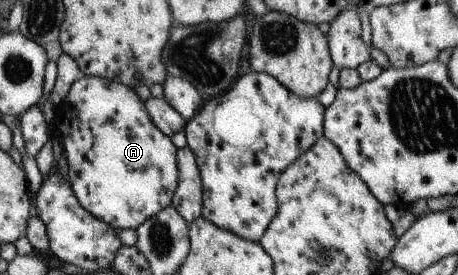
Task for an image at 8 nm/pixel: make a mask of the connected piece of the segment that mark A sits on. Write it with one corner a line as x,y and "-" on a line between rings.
80,75
72,85
53,120
62,132
62,151
66,156
67,179
80,206
94,218
112,228
135,230
147,218
171,203
177,185
176,147
149,119
133,89
100,77

